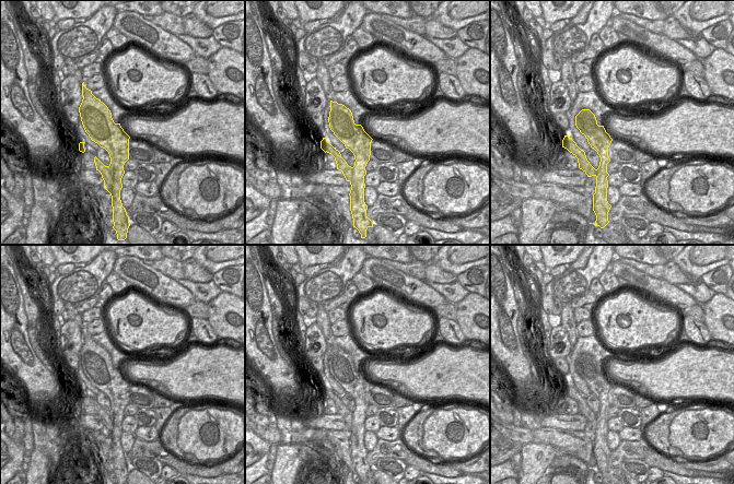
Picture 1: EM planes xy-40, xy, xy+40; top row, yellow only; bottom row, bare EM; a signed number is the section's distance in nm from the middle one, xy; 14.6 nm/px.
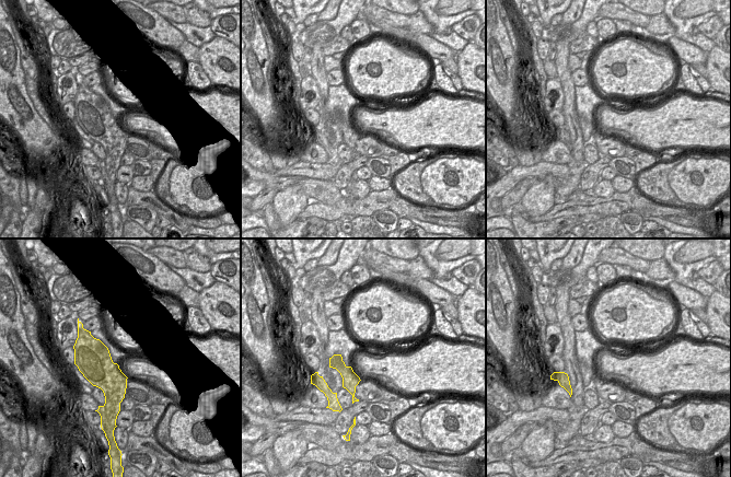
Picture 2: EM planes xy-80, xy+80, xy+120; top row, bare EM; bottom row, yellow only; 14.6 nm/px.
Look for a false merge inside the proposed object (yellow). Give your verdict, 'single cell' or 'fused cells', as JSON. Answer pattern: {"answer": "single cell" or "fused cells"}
{"answer": "fused cells"}

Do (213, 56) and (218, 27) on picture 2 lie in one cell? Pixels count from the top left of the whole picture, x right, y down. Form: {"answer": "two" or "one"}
{"answer": "two"}

